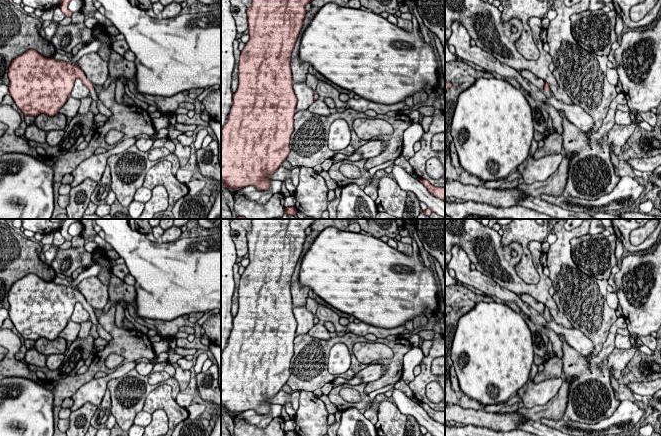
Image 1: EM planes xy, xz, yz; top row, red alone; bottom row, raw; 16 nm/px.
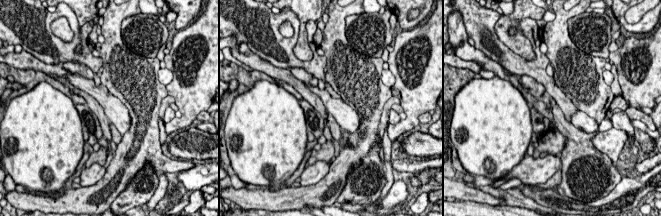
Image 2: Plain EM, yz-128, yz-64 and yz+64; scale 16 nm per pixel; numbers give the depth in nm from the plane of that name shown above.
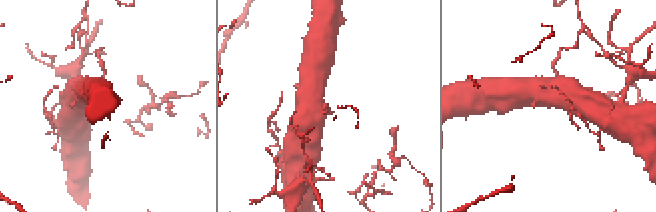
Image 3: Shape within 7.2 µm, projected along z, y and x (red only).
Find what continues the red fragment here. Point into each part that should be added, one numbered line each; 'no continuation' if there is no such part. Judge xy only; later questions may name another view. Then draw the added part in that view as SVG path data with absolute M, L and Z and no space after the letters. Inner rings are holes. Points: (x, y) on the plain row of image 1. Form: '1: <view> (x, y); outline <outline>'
1: xy (103, 334); outline M95 313L90 315L90 320L92 321L93 324L97 326L97 332L100 338L106 341L110 341L112 339L112 336L99 324Z

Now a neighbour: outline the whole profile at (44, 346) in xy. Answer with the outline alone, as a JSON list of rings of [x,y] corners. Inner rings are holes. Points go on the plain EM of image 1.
[[[41,337],[35,341],[34,348],[46,357],[51,354],[64,354],[67,349],[67,341],[60,337],[54,340]]]

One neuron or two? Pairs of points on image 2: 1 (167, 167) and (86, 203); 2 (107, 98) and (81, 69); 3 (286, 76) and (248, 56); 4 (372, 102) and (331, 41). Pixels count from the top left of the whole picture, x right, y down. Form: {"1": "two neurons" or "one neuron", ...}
{"1": "one neuron", "2": "two neurons", "3": "one neuron", "4": "one neuron"}

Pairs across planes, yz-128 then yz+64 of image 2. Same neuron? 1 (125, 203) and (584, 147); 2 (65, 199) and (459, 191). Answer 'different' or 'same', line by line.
1: same
2: same

